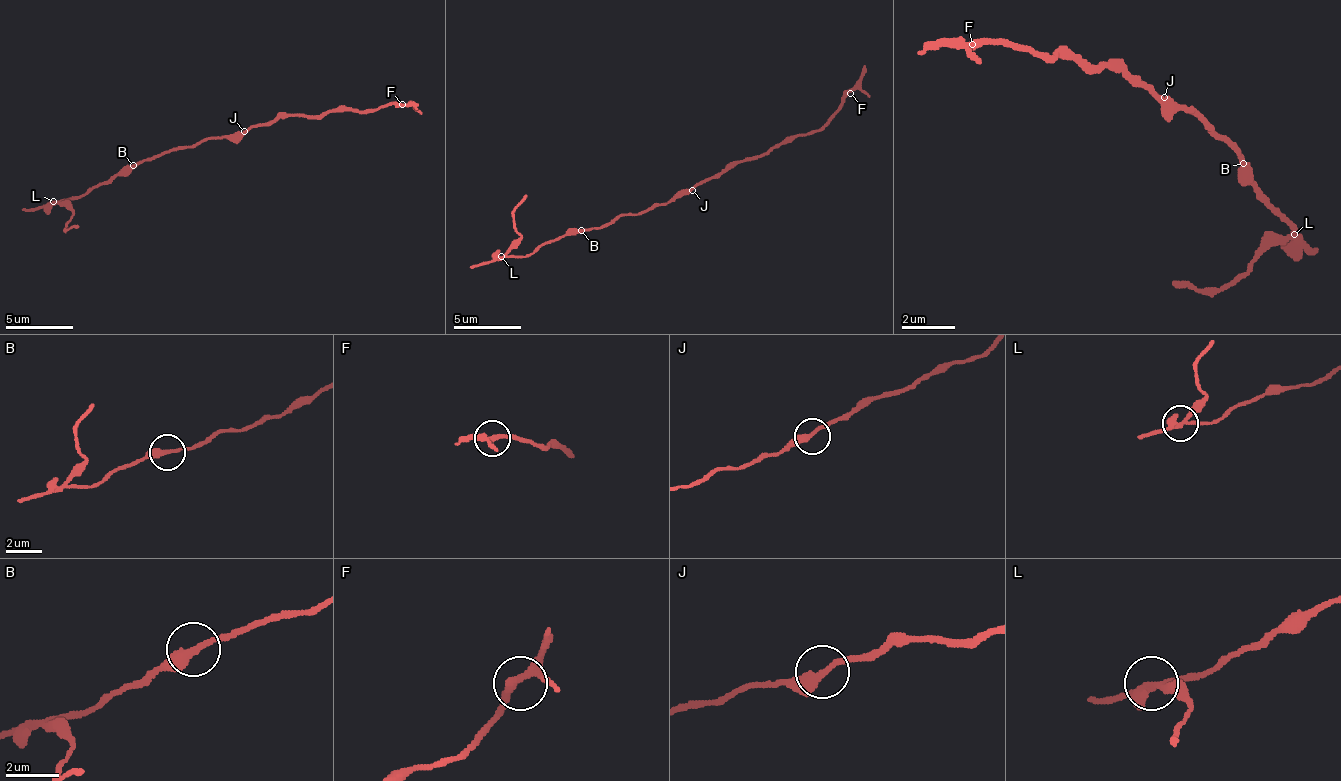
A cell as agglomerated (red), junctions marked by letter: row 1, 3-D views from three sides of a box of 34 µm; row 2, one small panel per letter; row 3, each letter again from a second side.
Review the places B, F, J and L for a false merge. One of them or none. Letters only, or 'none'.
L

